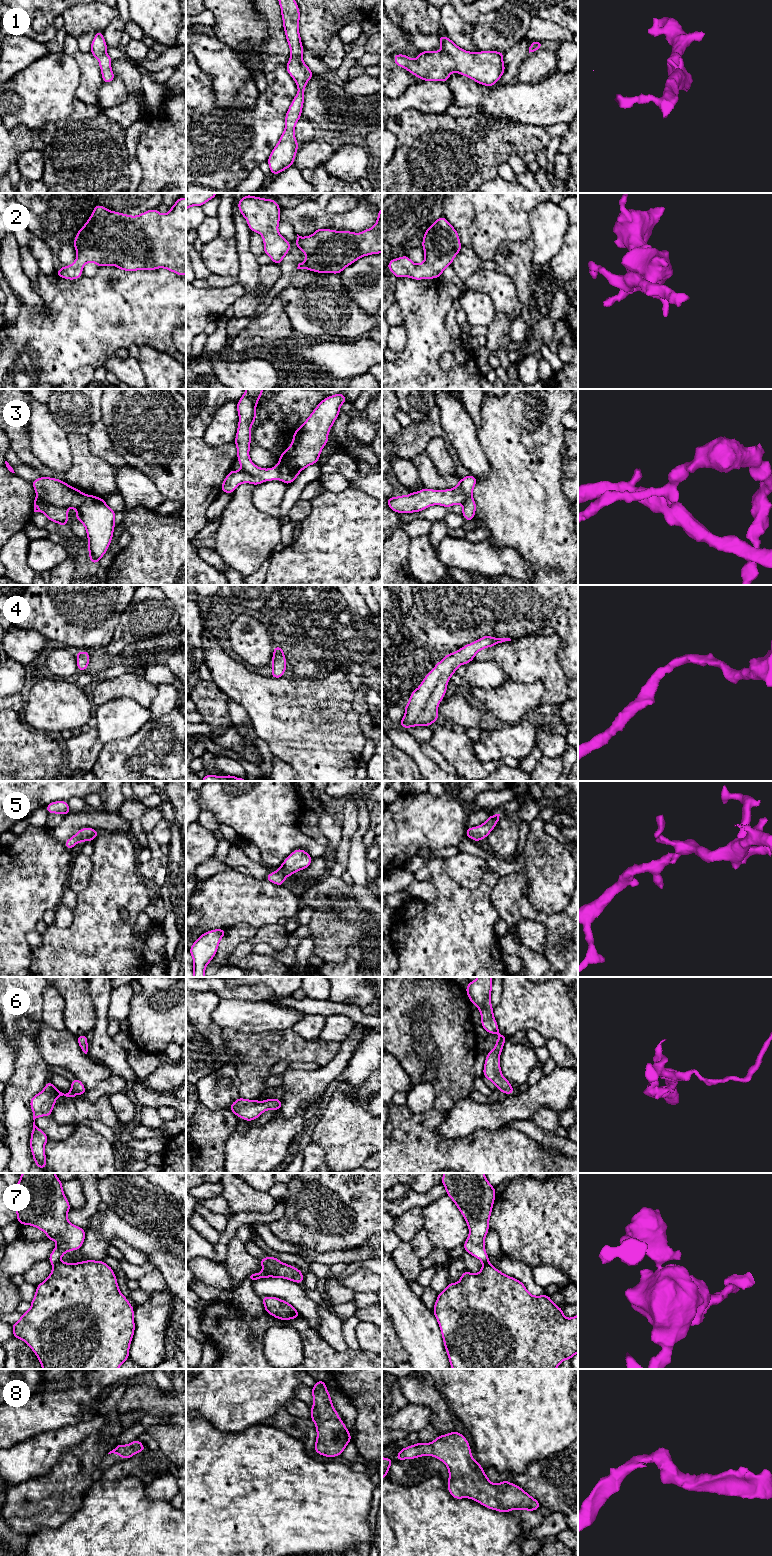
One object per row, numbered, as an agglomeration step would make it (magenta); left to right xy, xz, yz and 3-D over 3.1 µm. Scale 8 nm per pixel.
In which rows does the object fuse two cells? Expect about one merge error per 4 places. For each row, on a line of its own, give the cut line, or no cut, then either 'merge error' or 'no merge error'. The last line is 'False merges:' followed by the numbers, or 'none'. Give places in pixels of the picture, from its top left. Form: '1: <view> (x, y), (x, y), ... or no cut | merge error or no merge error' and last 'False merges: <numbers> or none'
1: no cut | no merge error
2: no cut | no merge error
3: xy (37, 495), (53, 505), (66, 508) | merge error
4: no cut | no merge error
5: no cut | no merge error
6: no cut | no merge error
7: xy (59, 1261), (54, 1265) | merge error
8: no cut | no merge error
False merges: 3, 7

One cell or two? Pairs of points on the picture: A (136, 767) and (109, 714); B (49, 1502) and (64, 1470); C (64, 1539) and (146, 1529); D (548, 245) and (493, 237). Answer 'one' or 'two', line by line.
A: two
B: one
C: one
D: two

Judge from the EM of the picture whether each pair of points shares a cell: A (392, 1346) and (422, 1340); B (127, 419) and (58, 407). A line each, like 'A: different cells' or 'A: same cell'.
A: different cells
B: different cells

